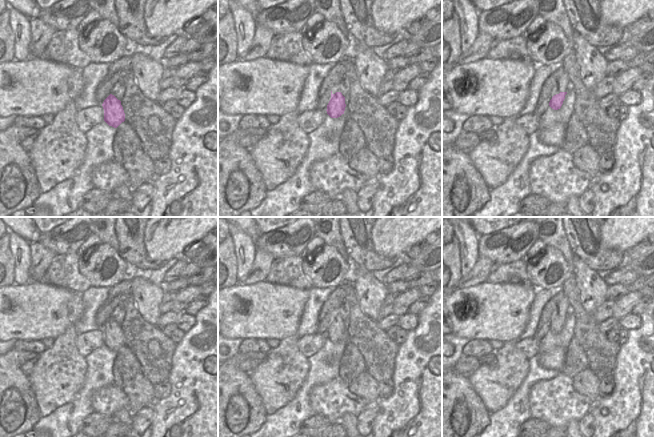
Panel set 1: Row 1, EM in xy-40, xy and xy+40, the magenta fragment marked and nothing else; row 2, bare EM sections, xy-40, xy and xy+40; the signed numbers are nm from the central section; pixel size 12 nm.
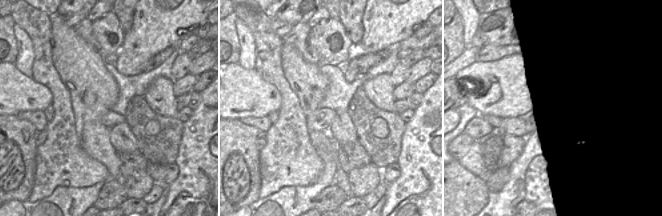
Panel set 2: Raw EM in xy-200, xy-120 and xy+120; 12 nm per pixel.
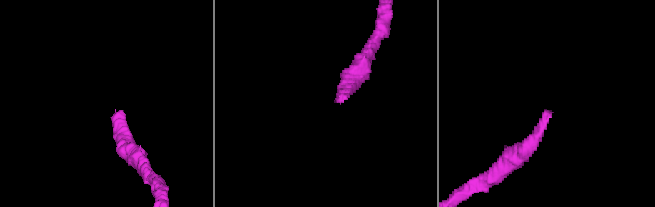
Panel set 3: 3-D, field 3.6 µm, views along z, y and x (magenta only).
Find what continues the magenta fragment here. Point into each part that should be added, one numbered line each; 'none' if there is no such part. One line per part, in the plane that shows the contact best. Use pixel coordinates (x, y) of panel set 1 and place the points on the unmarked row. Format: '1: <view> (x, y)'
1: xy+40 (563, 308)

